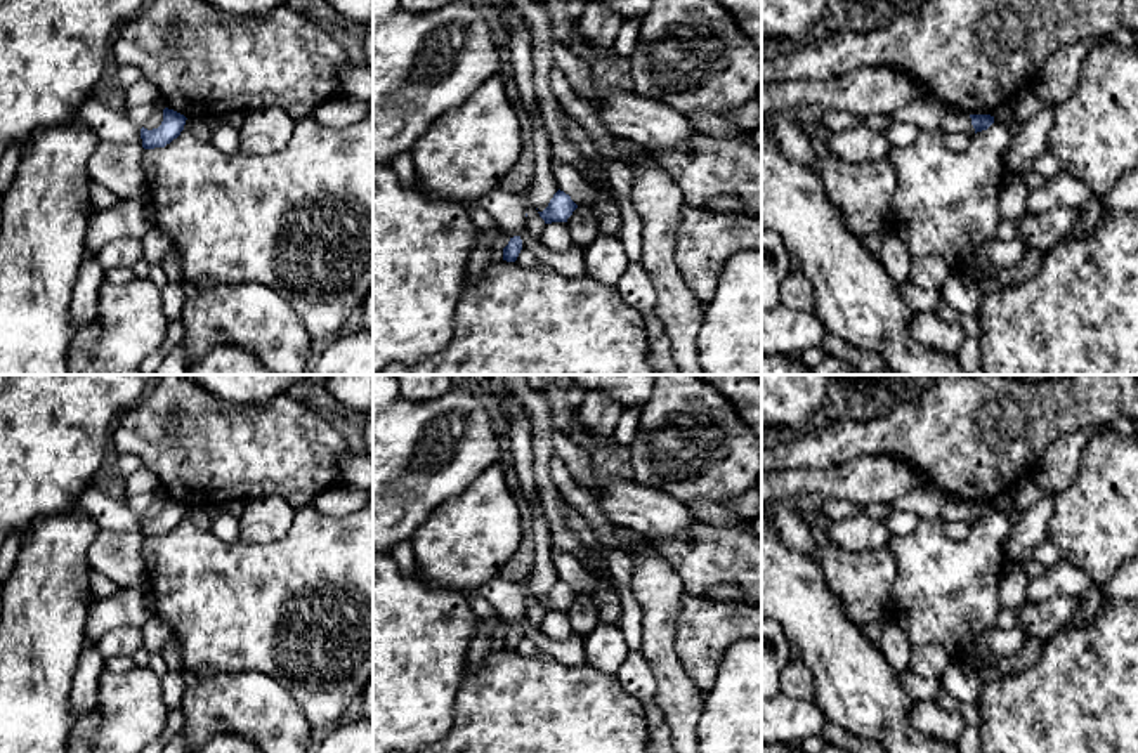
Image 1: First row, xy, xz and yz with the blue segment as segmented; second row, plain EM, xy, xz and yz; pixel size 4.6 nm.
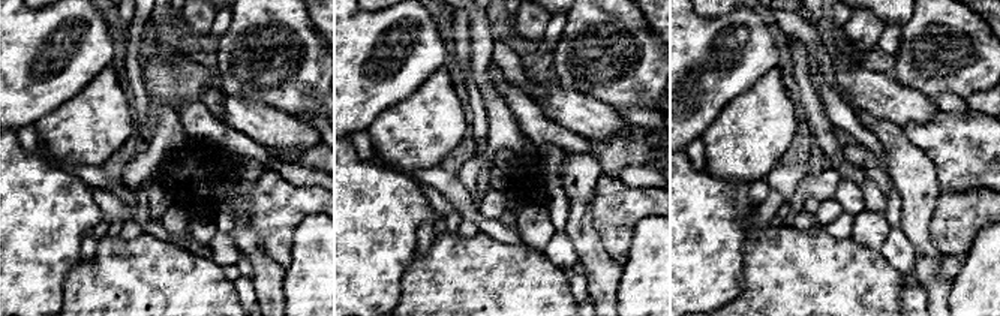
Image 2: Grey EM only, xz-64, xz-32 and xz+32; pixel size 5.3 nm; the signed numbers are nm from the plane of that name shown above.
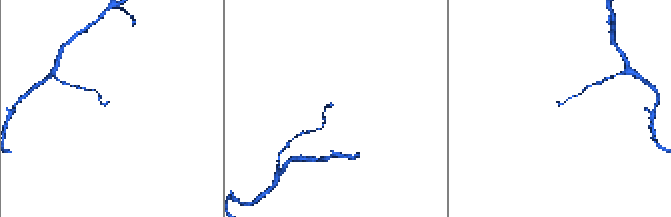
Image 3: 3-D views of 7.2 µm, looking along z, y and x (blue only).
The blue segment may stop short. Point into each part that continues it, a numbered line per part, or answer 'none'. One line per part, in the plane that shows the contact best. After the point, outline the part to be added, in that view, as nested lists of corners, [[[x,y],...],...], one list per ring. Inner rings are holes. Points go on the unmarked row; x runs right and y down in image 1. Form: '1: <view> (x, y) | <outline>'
none

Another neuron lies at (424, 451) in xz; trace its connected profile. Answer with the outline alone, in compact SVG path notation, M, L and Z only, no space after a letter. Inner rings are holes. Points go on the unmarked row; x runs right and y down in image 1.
M373 375L373 552L392 552L448 500L501 458L487 411L467 389L430 401L401 396L396 375Z

